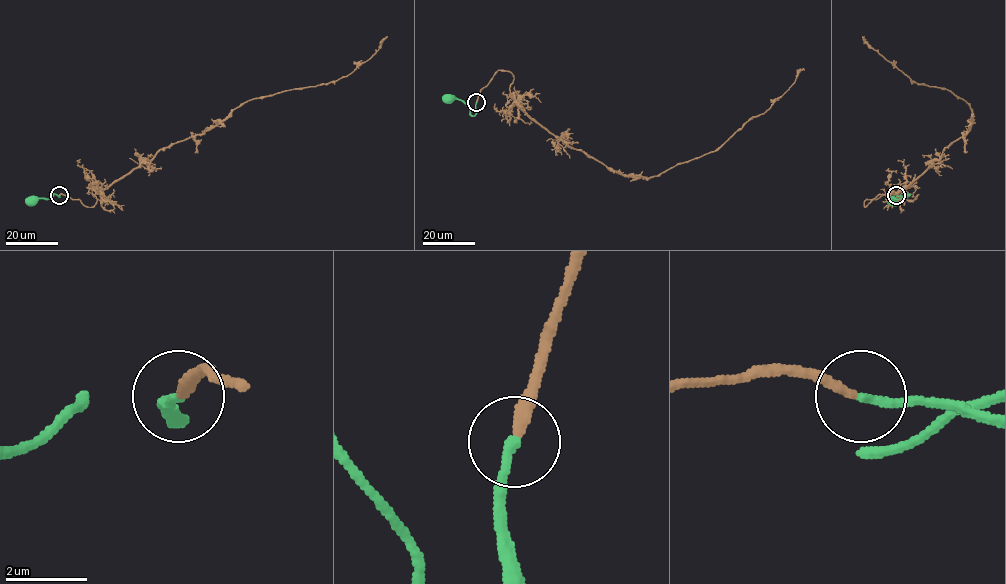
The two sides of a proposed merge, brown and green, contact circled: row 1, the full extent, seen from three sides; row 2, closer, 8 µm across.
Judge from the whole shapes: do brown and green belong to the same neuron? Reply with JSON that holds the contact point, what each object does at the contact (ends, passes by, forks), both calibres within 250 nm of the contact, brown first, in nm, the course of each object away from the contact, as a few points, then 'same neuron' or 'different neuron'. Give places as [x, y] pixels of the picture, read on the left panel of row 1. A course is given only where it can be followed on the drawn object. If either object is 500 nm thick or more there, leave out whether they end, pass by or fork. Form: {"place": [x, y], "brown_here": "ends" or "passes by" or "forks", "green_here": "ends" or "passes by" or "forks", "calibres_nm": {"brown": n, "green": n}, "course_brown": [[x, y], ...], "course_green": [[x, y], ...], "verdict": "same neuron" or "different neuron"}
{"place": [59, 195], "brown_here": "ends", "green_here": "ends", "calibres_nm": {"brown": 260, "green": 240}, "course_brown": [[59, 195], [92, 207], [93, 195], [161, 149], [202, 134], [253, 99], [346, 76], [387, 36]], "course_green": [[59, 195], [29, 199]], "verdict": "same neuron"}

